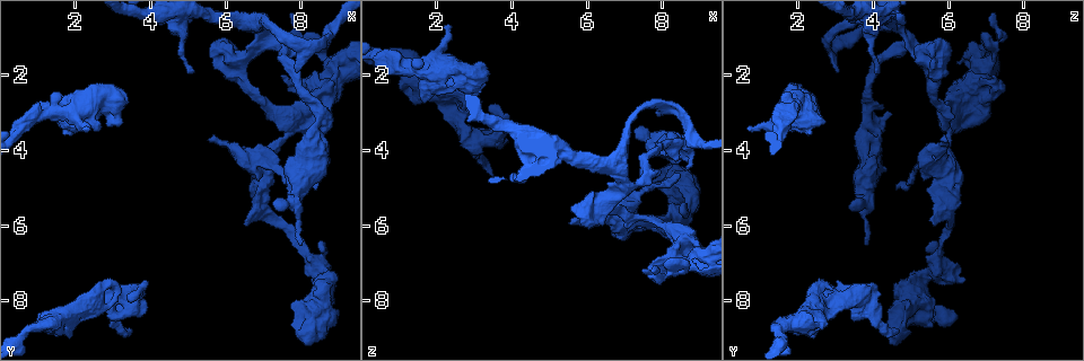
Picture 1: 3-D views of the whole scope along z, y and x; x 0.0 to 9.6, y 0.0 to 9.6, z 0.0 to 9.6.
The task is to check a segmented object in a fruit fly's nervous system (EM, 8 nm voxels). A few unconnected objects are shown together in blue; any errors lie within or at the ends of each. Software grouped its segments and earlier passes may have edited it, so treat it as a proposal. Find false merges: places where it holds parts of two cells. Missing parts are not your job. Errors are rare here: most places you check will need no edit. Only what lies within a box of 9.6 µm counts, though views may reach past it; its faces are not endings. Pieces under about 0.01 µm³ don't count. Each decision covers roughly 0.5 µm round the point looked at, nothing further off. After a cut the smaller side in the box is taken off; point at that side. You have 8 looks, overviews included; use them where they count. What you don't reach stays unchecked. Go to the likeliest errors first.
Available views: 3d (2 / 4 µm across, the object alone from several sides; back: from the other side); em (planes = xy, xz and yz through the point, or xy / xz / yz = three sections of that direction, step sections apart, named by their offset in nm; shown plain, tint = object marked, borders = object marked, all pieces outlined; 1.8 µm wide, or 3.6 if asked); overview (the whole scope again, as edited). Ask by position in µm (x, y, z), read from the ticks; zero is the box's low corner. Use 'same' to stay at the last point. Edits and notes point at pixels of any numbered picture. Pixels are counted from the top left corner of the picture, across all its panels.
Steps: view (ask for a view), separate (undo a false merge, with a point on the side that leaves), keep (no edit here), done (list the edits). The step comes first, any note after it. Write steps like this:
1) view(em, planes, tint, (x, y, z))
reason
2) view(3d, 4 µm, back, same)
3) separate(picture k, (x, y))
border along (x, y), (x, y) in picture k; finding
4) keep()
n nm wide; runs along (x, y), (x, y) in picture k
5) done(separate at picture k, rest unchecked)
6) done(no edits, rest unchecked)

view(3d, 2 µm, back, (8.40, 1.20, 7.20))
abrupt turn

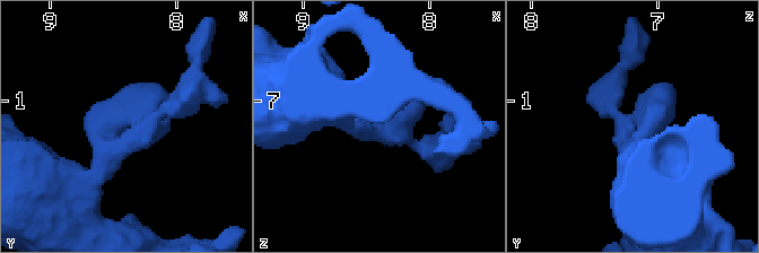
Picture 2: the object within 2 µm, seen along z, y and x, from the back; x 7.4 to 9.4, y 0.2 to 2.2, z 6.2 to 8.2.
view(em, xz, step 4, tint, (8.36, 1.26, 7.12))
now the EM

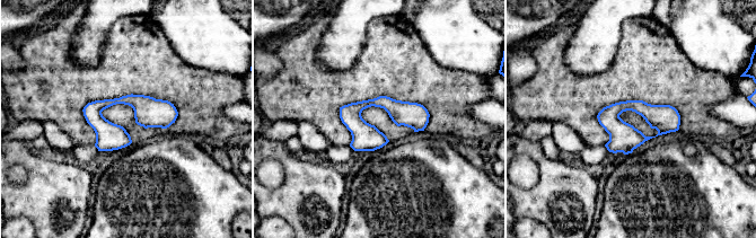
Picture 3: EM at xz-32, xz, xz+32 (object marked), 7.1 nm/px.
keep()
runs along (86, 109), (134, 100), (174, 112) in picture 3; all the same cell

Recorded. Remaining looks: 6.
view(em, planes, tint, (8.20, 6.80, 5.75))
sharp bend

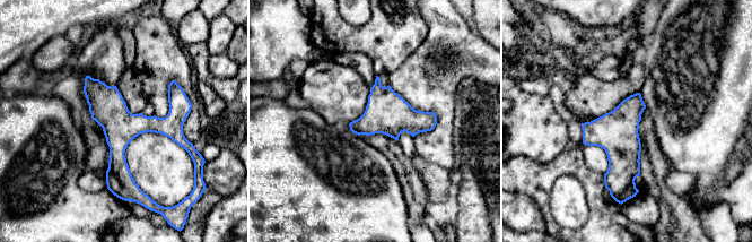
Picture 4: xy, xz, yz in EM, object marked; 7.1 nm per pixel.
keep()
runs along (173, 84), (175, 113), (117, 145), (116, 190) in picture 4; one cell here

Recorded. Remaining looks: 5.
view(3d, 4 µm, (3.45, 8.35, 3.55))
touches itself

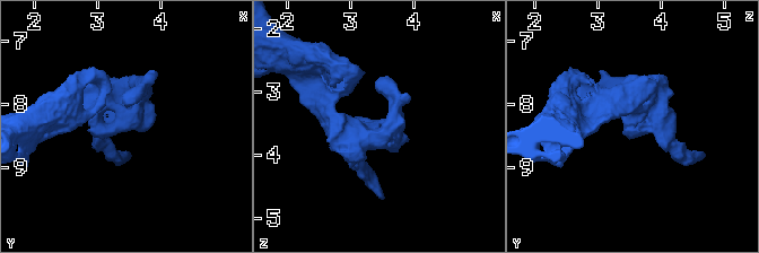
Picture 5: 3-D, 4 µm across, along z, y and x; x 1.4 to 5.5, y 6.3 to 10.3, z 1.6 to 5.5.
view(em, planes, plain, (3.55, 8.25, 3.50))

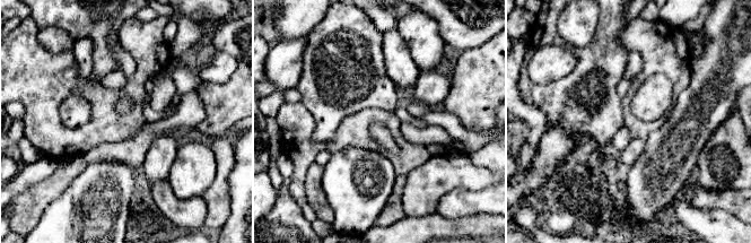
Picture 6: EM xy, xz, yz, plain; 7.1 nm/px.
view(em, planes, tint, same)

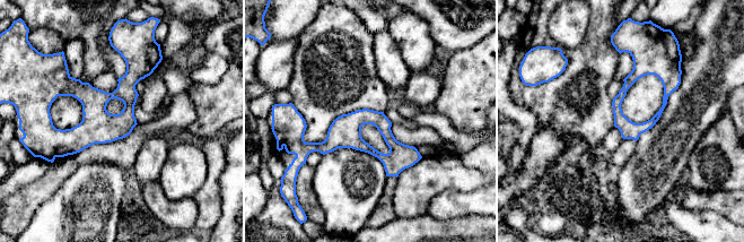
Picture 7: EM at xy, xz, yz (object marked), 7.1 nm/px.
keep()
runs along (123, 51), (131, 78), (60, 154) in picture 7; continuous, no second cell

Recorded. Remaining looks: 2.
view(em, xz, step 16, tint, (1.30, 8.65, 1.75))
thick turns thin

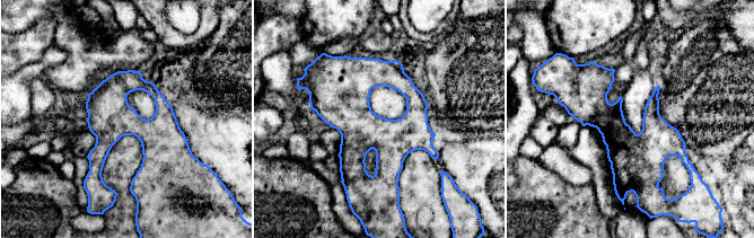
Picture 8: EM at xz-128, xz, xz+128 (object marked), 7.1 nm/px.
view(em, yz, step 16, borders, same)
another direction

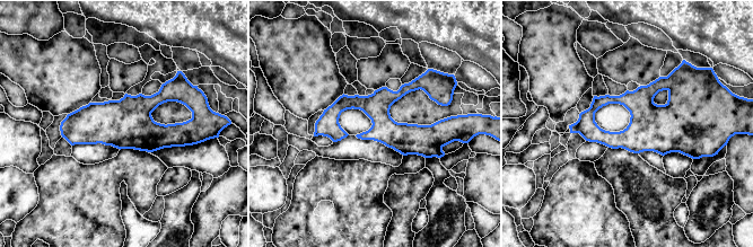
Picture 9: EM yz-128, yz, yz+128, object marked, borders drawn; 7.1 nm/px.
keep()
runs along (317, 125), (365, 103), (395, 133), (443, 132) in picture 9; one cell here

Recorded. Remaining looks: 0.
done(no edits, rest unchecked)

